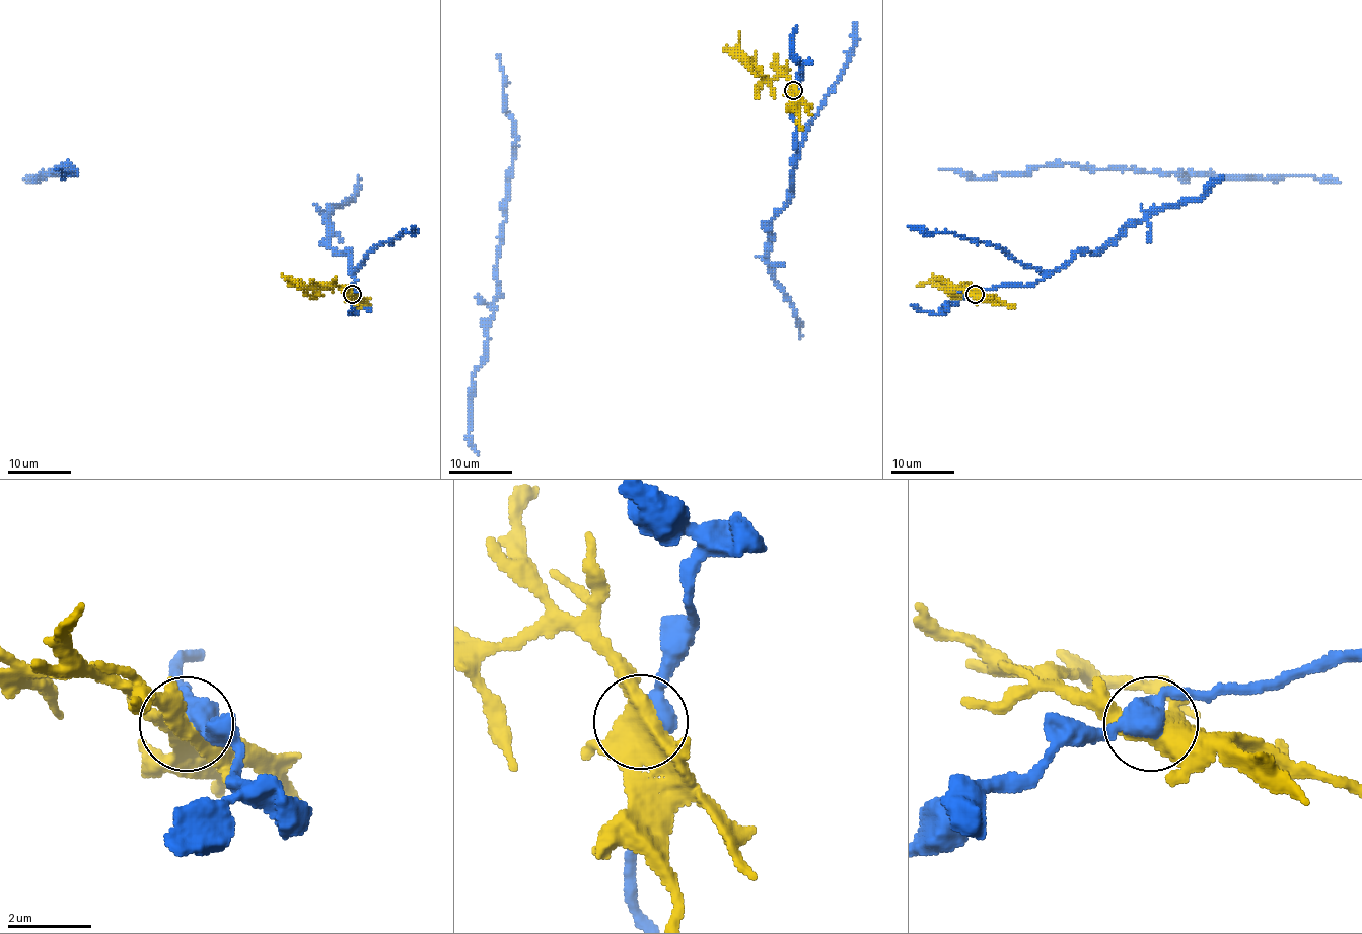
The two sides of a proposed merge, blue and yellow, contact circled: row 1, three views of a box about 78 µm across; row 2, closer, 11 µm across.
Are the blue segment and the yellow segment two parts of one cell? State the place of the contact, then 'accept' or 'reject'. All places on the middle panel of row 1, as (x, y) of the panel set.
(793, 90) | reject

